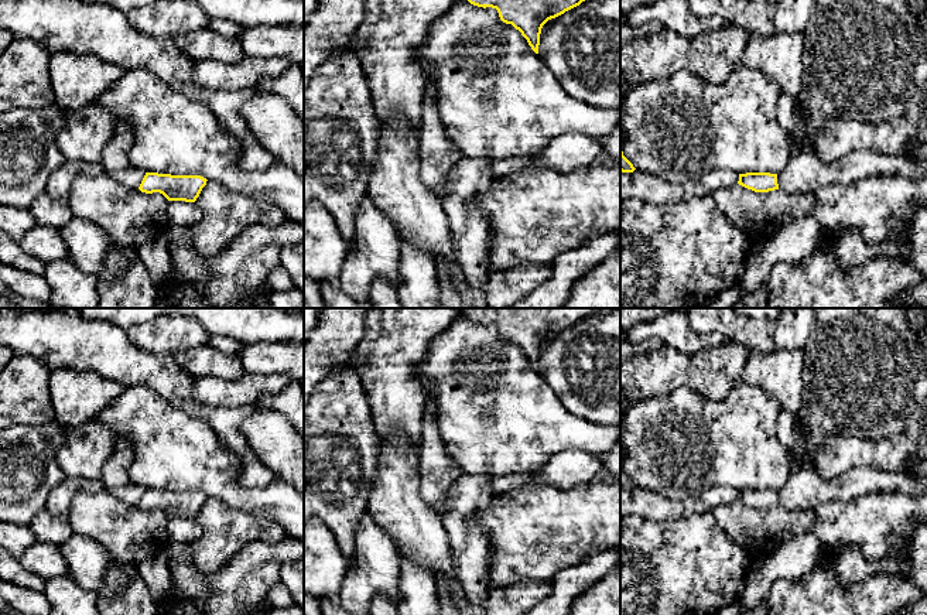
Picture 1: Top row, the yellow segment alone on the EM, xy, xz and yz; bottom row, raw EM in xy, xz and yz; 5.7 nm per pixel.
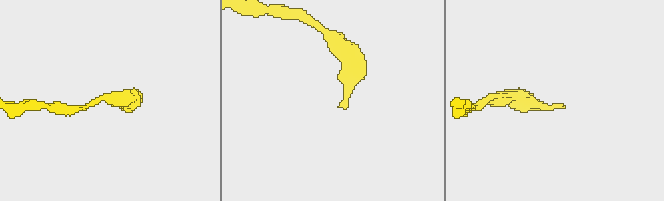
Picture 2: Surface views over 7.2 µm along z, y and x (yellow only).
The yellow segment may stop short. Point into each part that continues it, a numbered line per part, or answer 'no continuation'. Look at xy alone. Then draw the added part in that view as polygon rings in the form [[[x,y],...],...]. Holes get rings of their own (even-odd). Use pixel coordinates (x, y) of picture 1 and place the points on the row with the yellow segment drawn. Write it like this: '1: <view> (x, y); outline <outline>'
no continuation

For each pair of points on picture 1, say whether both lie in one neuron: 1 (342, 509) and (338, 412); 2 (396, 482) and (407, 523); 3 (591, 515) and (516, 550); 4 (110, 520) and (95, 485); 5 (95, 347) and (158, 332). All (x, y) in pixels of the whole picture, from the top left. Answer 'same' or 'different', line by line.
1: same
2: same
3: same
4: different
5: different

